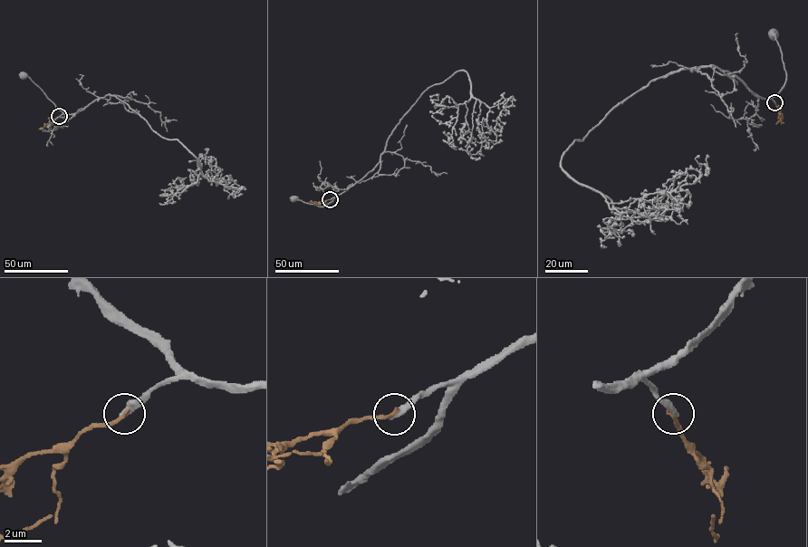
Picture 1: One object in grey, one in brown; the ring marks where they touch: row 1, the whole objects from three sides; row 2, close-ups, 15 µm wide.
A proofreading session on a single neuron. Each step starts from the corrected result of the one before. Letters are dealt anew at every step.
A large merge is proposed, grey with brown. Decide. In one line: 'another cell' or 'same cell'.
another cell

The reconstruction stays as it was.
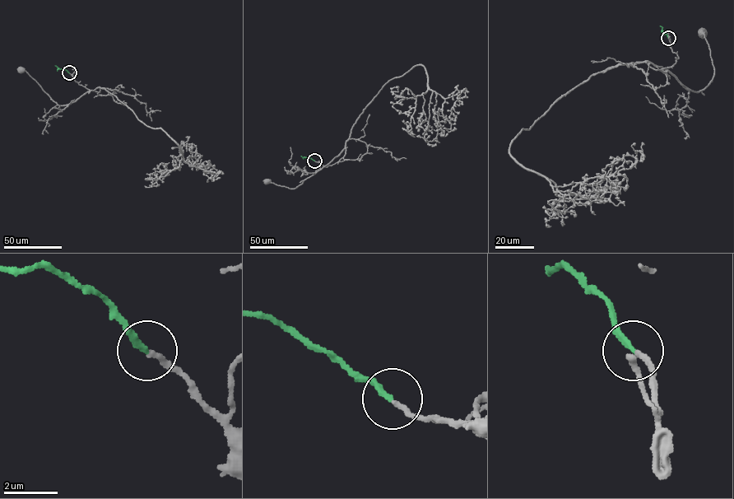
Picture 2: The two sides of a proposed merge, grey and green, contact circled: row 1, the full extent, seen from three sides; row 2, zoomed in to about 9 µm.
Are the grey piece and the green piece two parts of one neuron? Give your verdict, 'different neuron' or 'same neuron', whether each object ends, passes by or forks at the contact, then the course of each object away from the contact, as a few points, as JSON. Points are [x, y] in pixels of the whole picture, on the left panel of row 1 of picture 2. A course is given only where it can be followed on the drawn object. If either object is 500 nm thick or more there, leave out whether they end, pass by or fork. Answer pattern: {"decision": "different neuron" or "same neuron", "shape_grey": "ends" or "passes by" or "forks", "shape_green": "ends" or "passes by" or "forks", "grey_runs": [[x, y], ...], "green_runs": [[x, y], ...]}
{"decision": "same neuron", "shape_grey": "ends", "shape_green": "ends", "grey_runs": [[69, 72], [79, 84], [99, 91], [98, 87], [68, 104], [58, 105], [21, 69]], "green_runs": [[69, 72], [55, 66]]}

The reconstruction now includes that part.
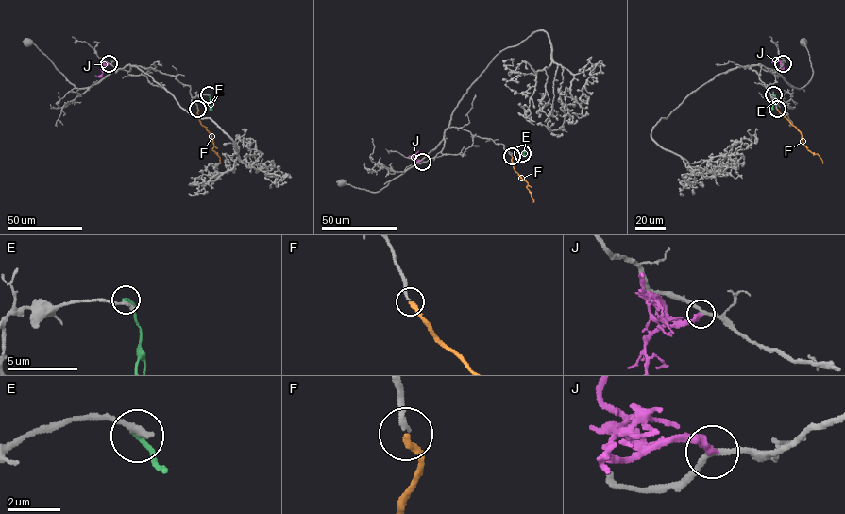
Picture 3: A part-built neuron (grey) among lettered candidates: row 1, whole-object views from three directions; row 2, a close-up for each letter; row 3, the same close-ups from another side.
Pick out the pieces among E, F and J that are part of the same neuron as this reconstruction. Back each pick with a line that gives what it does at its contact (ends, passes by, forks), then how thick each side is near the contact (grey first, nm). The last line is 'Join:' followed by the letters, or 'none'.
F: it ends | 200/280 nm
Join: F

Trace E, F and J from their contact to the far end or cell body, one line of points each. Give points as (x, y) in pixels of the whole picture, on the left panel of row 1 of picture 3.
E: (209, 94), (210, 110)
F: (197, 109), (200, 123), (211, 135), (212, 149), (220, 158), (219, 163)
J: (108, 63), (103, 66), (100, 75), (95, 76)

